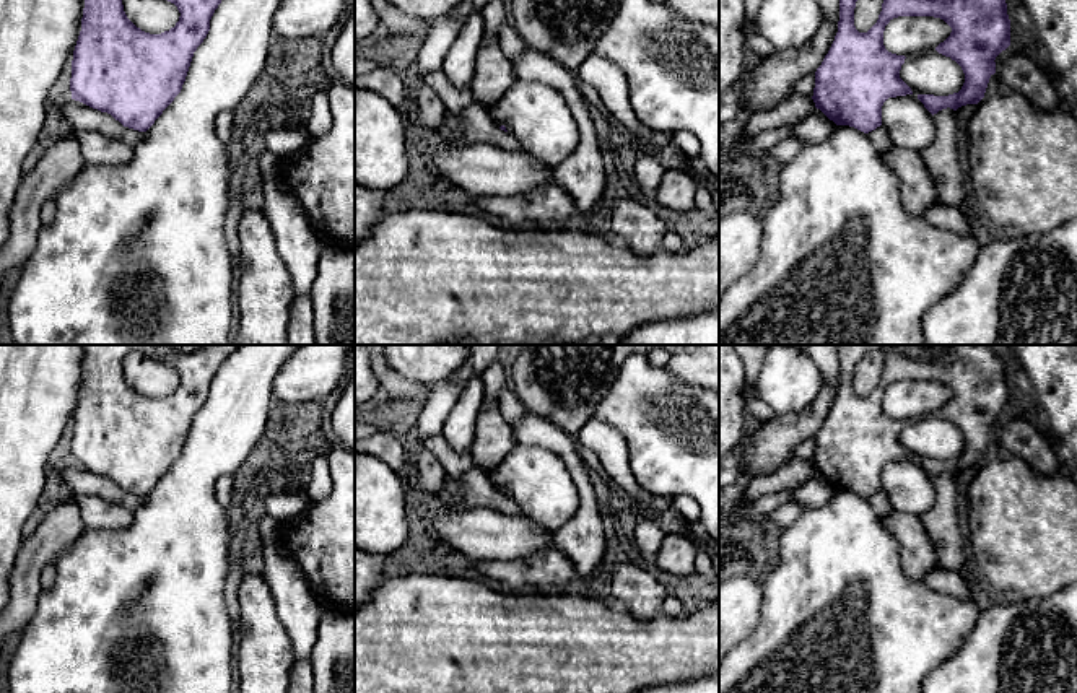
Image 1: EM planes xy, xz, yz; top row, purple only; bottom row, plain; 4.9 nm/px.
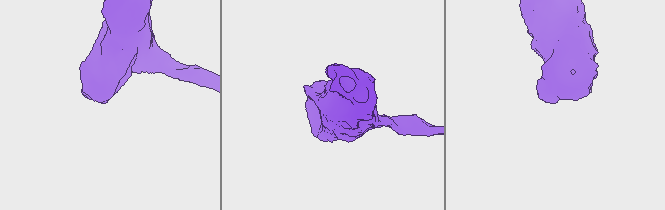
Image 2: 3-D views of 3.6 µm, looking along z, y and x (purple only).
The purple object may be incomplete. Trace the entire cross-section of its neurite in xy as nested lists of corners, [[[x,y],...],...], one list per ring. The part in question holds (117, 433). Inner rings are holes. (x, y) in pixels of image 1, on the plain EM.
[[[85,345],[81,395],[73,415],[72,464],[111,478],[124,491],[146,496],[181,457],[194,416],[210,395],[221,364],[241,345]],[[132,353],[174,368],[181,377],[169,395],[150,399],[125,379],[122,361]]]

